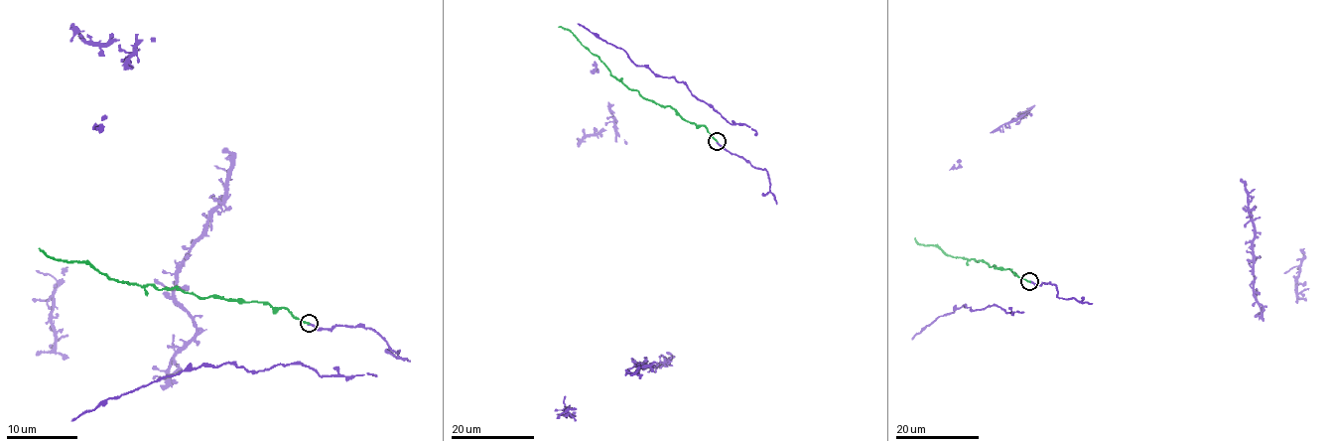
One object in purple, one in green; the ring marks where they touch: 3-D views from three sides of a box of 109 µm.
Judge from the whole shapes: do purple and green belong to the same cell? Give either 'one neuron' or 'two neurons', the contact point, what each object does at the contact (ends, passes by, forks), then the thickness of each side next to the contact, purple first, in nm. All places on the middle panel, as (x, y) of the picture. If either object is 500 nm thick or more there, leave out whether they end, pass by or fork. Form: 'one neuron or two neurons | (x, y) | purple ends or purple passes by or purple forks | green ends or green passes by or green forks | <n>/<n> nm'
one neuron | (717, 141) | purple ends | green ends | 200/190 nm

